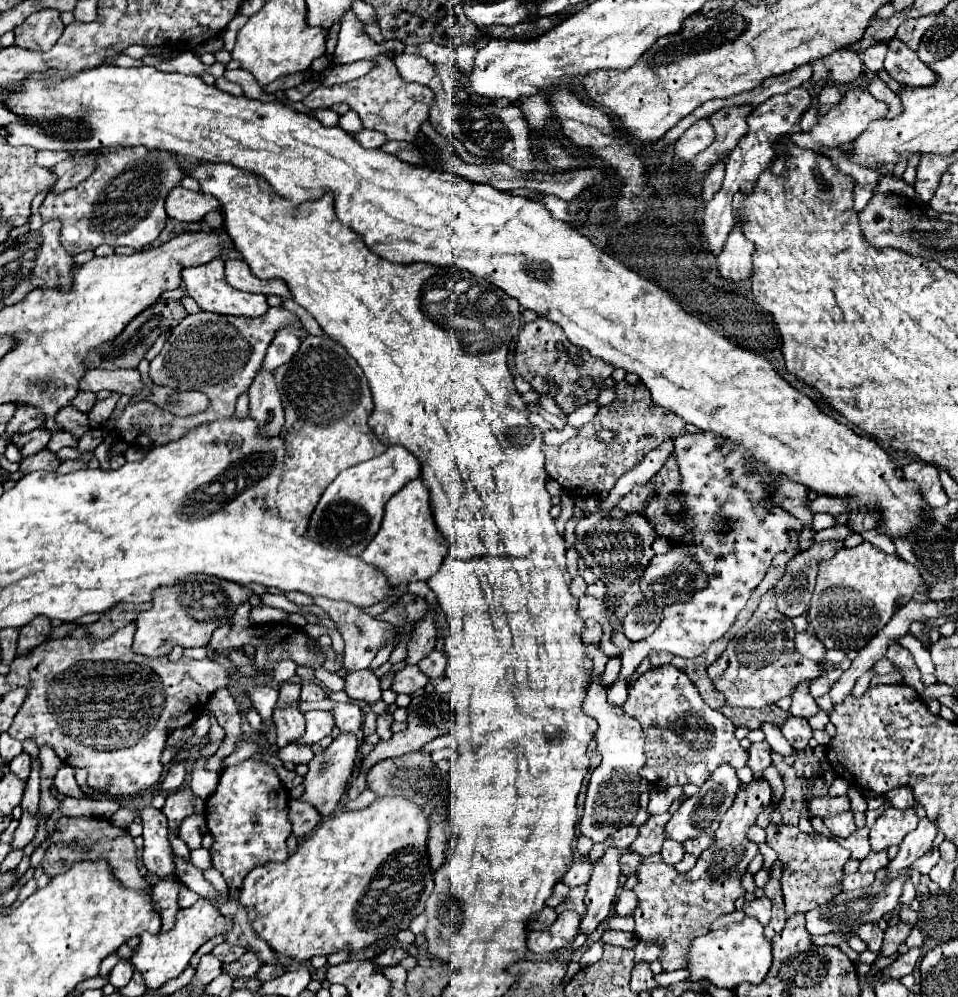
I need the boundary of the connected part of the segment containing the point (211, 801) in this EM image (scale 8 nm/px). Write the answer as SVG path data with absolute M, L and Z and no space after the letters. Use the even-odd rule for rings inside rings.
M246 759L220 773L218 787L206 801L206 827L214 837L212 865L224 875L230 889L240 889L244 877L256 865L288 859L286 839L292 833L288 799L288 791L270 763Z

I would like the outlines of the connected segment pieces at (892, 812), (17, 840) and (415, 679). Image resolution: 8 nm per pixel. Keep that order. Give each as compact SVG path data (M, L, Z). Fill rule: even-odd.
M888 807L870 829L870 845L874 851L900 845L900 841L918 825L918 815L912 807Z
M24 811L22 813L22 817L20 817L20 825L18 825L18 829L16 829L16 833L14 833L14 841L12 841L12 847L26 847L32 839L34 839L34 835L36 835L36 829L38 829L38 825L40 825L40 811L38 813L28 813L28 811Z
M406 665L404 669L400 669L400 671L396 673L394 683L392 683L392 689L394 689L396 693L408 693L408 695L412 695L412 693L416 693L418 689L426 687L428 681L430 681L430 679L418 669L418 665Z

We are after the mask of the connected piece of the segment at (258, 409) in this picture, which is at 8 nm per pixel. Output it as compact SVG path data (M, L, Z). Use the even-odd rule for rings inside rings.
M260 369L248 389L250 415L256 419L264 435L280 433L284 425L284 407L272 371Z

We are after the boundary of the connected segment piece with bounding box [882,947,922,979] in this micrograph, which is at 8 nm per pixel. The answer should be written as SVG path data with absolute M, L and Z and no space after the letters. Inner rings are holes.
M914 947L914 949L910 949L908 953L904 953L904 955L900 955L890 967L886 967L882 973L888 973L888 977L894 977L894 979L900 979L900 977L904 977L904 975L908 975L908 973L912 973L914 971L914 965L916 965L916 961L922 957L922 947Z

